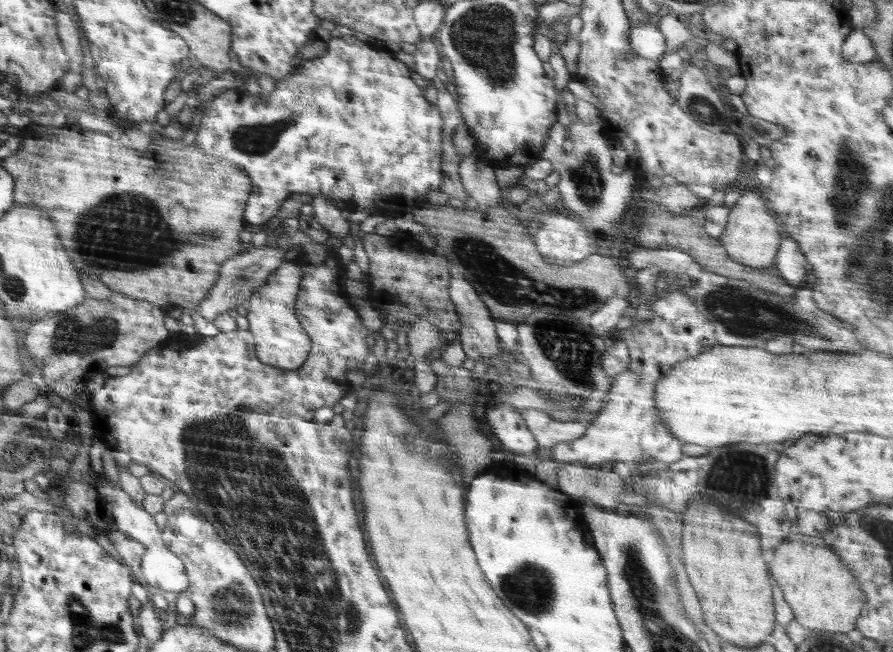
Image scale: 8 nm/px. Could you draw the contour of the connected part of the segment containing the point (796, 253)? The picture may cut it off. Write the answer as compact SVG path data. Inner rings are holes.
M790 236L782 237L774 264L779 276L792 287L807 286L805 281L806 265L808 265L808 261L802 251L799 250L798 243Z

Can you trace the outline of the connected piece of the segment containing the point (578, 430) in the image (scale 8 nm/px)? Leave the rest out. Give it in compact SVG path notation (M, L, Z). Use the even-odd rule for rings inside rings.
M534 408L521 409L520 415L524 419L524 424L526 424L528 430L533 432L537 440L536 453L540 456L540 462L553 459L552 447L556 443L576 440L584 435L586 429L588 429L586 422L556 421L550 417L550 413Z

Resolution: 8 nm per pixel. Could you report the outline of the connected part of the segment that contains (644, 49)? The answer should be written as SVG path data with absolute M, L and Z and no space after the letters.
M650 16L646 23L629 23L628 43L632 52L644 59L658 61L665 54L665 37L658 29L657 19Z

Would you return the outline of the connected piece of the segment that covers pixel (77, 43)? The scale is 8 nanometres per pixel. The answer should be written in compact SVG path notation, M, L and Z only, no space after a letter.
M56 12L54 19L56 19L56 31L63 45L64 53L71 59L71 69L79 72L83 68L84 61L81 34L77 31L76 24L68 13Z

